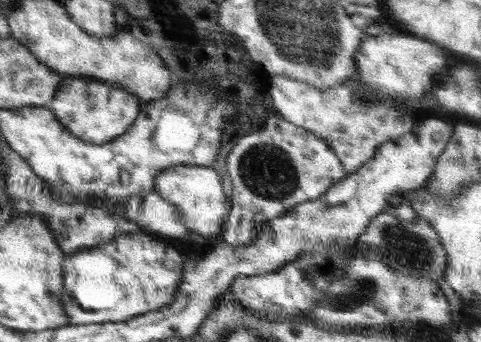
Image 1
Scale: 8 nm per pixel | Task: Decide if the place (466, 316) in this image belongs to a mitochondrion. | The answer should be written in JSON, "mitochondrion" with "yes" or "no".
{"mitochondrion":"no"}

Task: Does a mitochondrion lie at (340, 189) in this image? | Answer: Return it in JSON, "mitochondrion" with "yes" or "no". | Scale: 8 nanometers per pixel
{"mitochondrion":"no"}

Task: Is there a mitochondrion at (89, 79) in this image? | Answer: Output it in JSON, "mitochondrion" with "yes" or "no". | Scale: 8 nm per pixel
{"mitochondrion":"no"}

